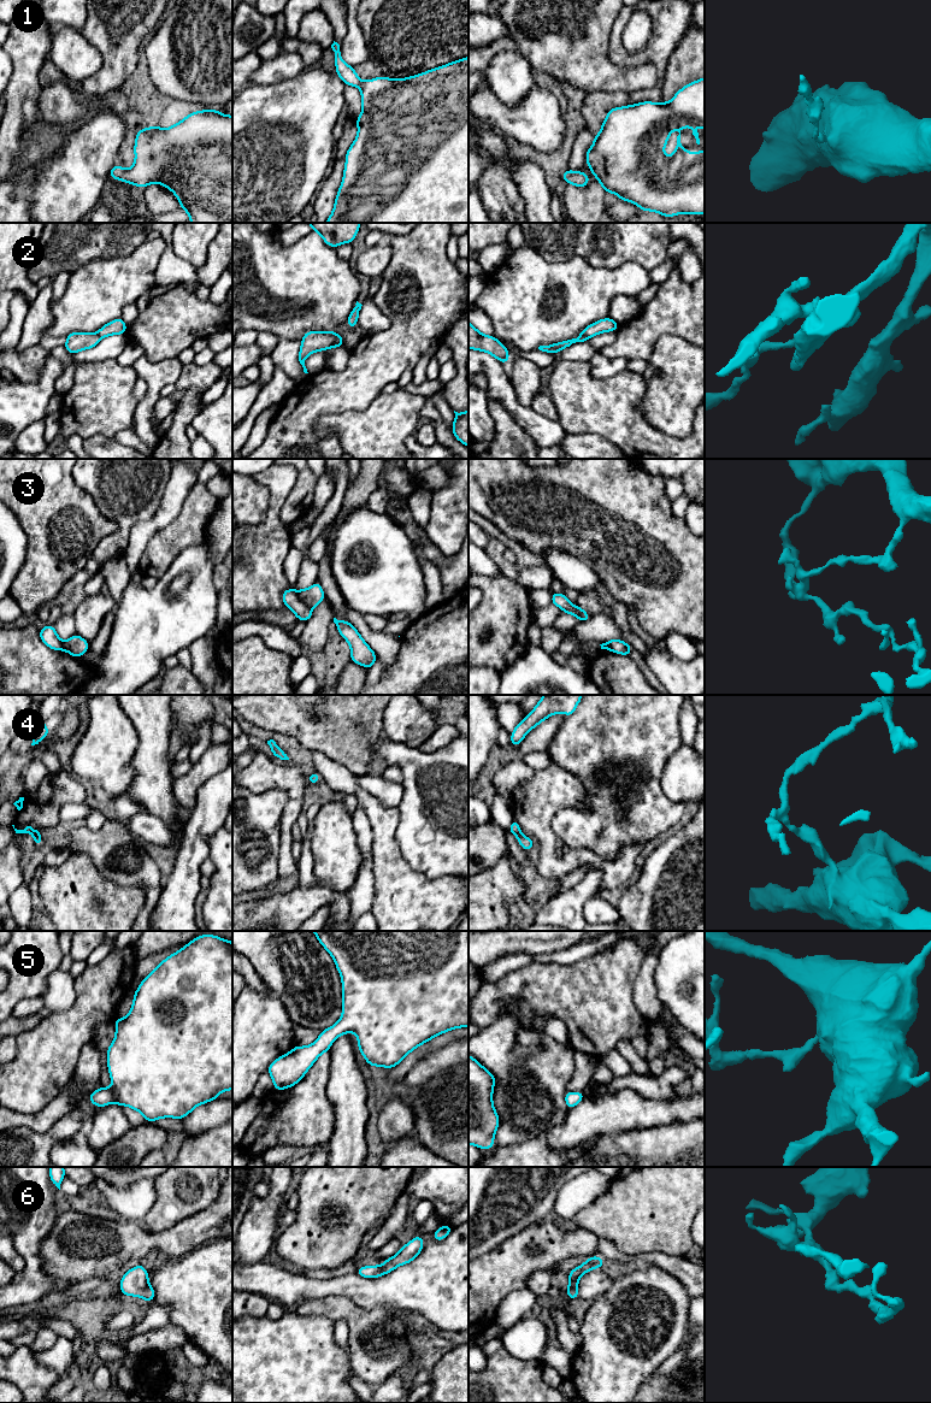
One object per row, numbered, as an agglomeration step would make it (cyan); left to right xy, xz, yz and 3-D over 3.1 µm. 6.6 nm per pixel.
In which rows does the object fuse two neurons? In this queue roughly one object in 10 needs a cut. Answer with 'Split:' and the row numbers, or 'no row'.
Split: 2, 3

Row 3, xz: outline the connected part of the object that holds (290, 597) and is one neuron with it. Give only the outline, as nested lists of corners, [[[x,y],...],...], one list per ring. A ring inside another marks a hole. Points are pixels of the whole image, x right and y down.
[[[287,589],[282,593],[284,605],[297,617],[297,620],[307,621],[312,618],[312,608],[306,606],[295,589]]]

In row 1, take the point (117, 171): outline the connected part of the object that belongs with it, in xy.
[[[207,108],[189,113],[169,129],[141,129],[134,151],[132,167],[124,170],[117,164],[110,178],[141,188],[160,183],[173,191],[191,223],[232,223],[232,116]]]

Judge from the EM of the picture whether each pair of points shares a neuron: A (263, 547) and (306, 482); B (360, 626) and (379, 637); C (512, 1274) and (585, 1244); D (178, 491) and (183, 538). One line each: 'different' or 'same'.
A: different
B: same
C: same
D: different

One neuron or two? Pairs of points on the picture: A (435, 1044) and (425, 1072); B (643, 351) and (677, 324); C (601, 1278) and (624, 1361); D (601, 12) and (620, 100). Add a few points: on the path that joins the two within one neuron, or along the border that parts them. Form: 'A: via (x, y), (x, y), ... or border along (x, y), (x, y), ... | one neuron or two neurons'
A: border along (455, 1039), (429, 1051), (411, 1068) | two neurons
B: via (646, 341), (663, 324), (667, 324) | one neuron
C: border along (614, 1280), (606, 1291), (589, 1304) | two neurons
D: border along (616, 19), (608, 57), (628, 68) | two neurons

